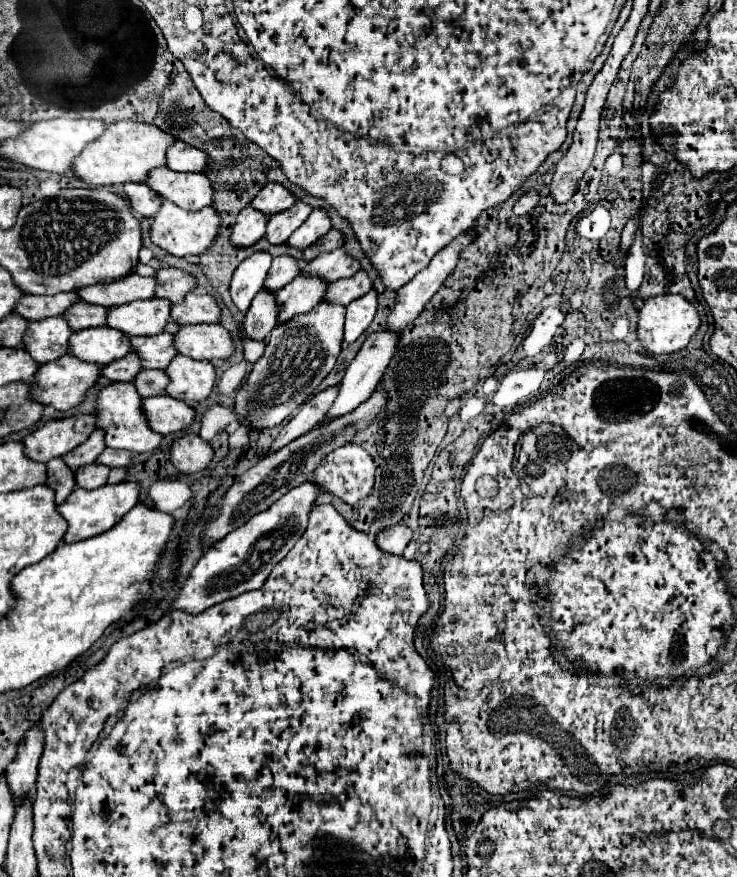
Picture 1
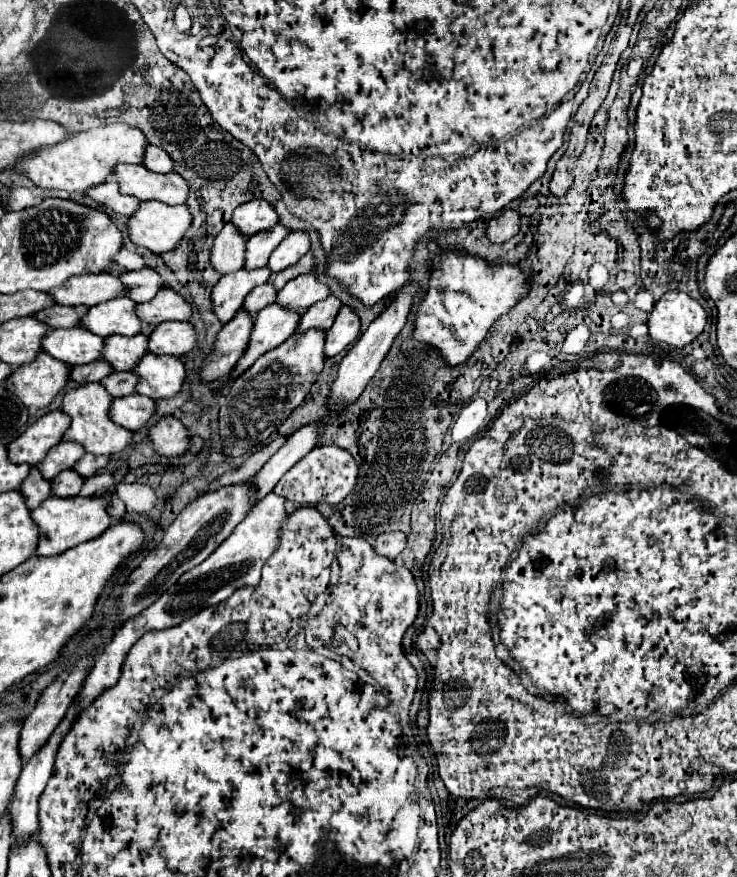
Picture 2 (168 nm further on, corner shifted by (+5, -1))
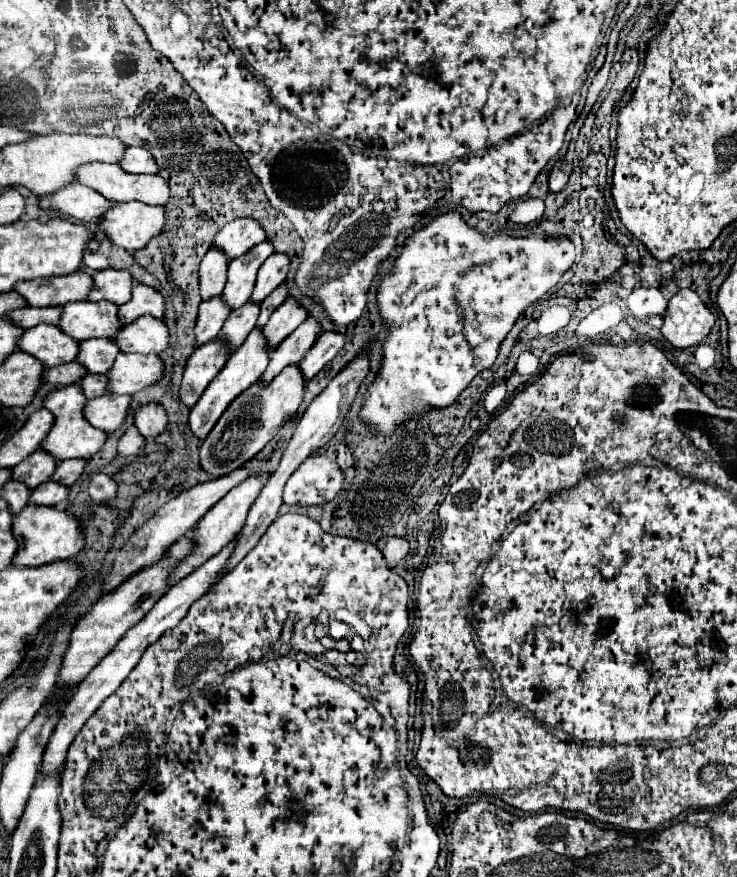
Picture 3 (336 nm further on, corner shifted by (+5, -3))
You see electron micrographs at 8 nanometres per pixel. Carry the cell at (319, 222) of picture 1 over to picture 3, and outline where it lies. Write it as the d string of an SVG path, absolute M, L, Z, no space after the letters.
M273 253L271 257L267 257L267 261L261 265L261 269L257 273L257 283L255 283L255 289L253 289L249 301L255 305L261 305L263 299L285 281L287 273L289 273L289 257L287 255Z

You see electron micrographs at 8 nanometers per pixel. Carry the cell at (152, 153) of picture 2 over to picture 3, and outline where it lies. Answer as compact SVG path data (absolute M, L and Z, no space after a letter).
M127 147L123 153L123 161L119 161L123 171L127 173L157 173L157 163L145 147Z

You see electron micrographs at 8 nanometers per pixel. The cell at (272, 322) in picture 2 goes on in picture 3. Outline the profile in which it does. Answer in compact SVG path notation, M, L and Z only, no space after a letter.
M253 329L249 333L249 337L245 339L245 343L227 359L225 367L219 371L219 375L207 385L207 389L203 391L201 399L195 403L195 407L191 409L191 415L189 415L189 431L199 439L203 441L209 431L215 427L215 423L219 421L219 415L223 415L223 411L231 405L233 399L237 399L243 391L247 391L247 387L251 387L255 381L259 381L261 373L265 371L265 367L269 365L269 357L271 357L271 351L265 347L265 339L263 339L263 333L261 329Z

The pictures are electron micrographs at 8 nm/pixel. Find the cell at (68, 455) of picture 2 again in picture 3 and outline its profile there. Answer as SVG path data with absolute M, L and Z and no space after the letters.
M39 449L39 451L31 453L27 459L23 459L13 469L13 479L25 483L29 489L35 489L37 485L51 479L55 467L57 467L57 461L49 453Z

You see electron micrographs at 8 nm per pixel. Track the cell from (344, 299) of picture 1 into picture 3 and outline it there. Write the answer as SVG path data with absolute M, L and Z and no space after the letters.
M307 319L303 321L303 325L299 325L275 351L273 357L267 365L267 369L263 371L259 383L263 387L267 387L267 383L271 383L271 379L275 379L275 375L279 375L283 371L283 367L291 365L291 363L299 363L305 353L311 349L311 345L315 343L319 335L319 323L315 319Z

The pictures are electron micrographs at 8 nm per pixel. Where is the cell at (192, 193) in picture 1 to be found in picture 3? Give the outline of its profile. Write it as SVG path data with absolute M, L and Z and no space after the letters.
M85 163L75 171L75 179L117 203L141 201L163 205L169 199L169 185L159 175L131 175L111 163Z

